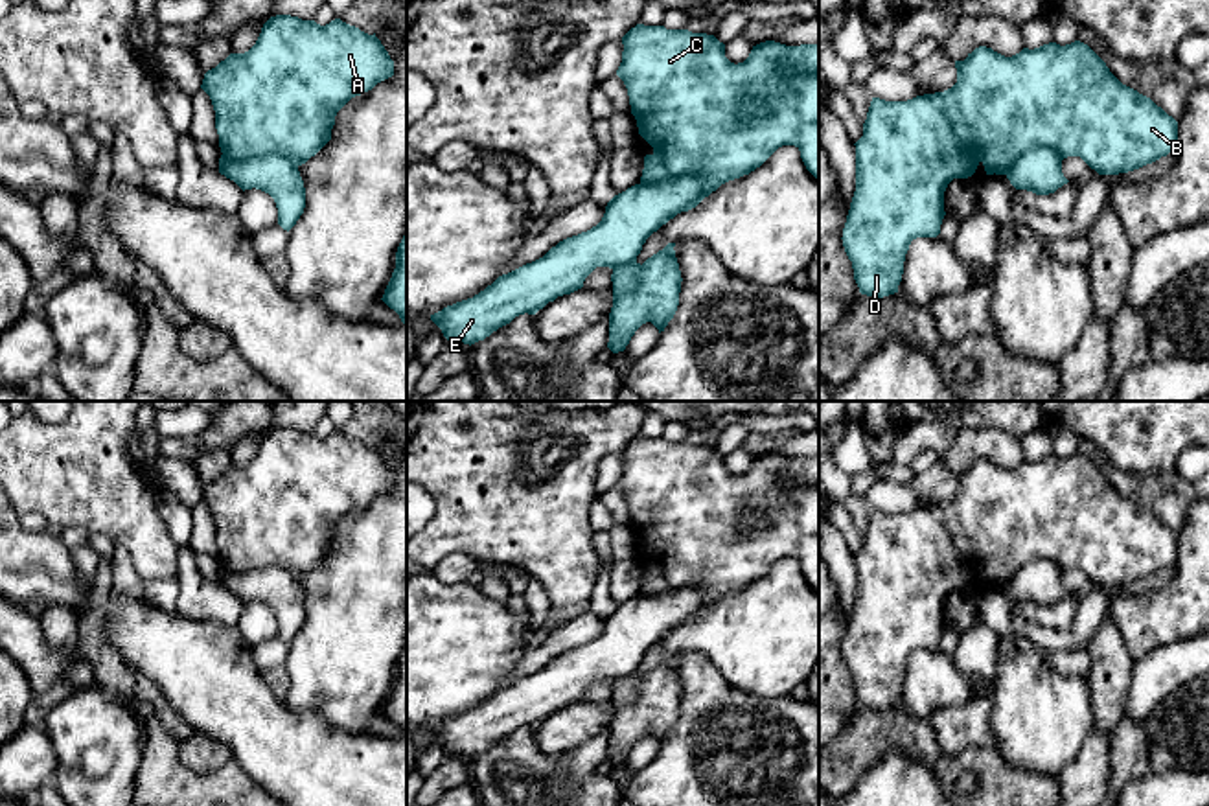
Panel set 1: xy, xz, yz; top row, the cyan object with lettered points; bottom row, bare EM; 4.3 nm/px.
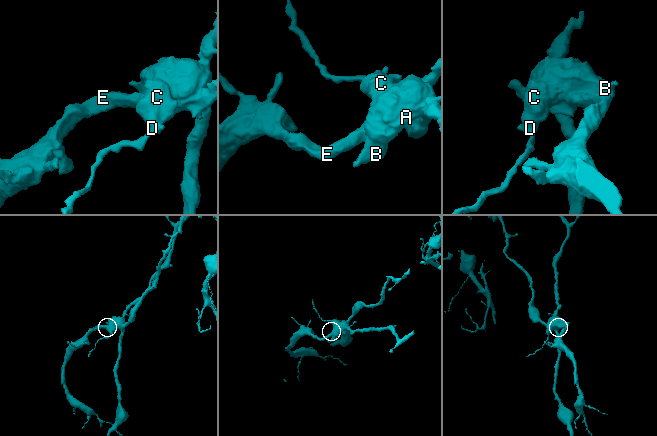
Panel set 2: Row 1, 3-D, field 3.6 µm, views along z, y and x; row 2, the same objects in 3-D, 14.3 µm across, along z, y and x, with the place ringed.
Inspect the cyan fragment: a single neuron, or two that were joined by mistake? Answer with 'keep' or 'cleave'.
cleave

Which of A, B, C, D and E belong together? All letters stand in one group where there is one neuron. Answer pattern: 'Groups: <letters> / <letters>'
Groups: A B C D / E

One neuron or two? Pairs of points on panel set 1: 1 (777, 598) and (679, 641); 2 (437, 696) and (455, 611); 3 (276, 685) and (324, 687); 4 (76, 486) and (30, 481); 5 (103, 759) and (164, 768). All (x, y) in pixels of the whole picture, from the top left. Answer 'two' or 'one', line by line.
1: one
2: one
3: two
4: one
5: two

